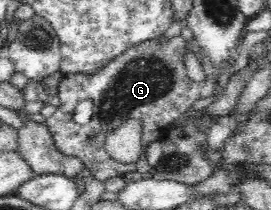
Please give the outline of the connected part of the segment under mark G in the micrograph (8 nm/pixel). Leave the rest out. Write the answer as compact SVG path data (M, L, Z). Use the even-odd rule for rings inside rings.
M182 35L172 36L163 43L160 43L160 37L156 37L128 47L94 75L65 75L57 94L62 105L44 123L52 133L58 151L80 159L85 172L102 182L115 176L123 177L129 172L149 172L151 166L146 160L146 149L162 138L160 130L171 126L173 120L186 113L198 100L211 96L217 85L216 79L196 82L186 75L184 58L190 52L190 45ZM86 99L94 101L93 115L86 124L76 123L72 118L74 110L80 101ZM128 119L138 119L142 123L142 152L140 158L130 164L113 160L104 146L106 135Z

